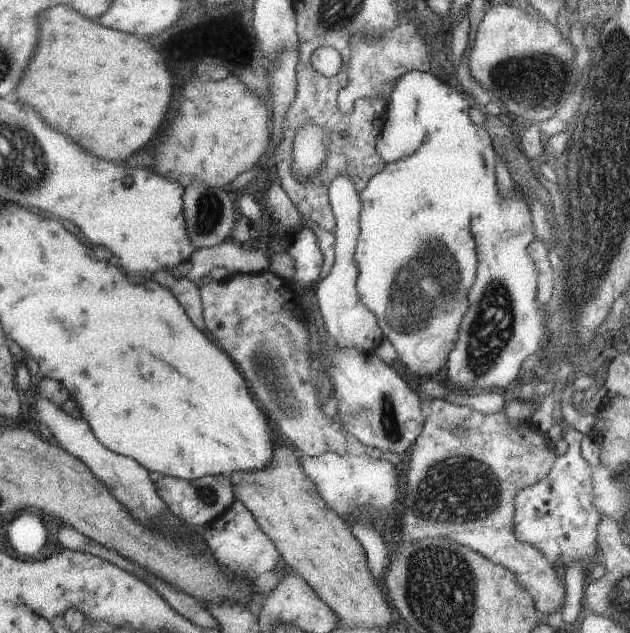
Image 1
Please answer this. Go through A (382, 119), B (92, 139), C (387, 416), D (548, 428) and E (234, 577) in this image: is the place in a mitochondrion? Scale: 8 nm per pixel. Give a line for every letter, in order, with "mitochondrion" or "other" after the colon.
A: other
B: other
C: mitochondrion
D: other
E: other

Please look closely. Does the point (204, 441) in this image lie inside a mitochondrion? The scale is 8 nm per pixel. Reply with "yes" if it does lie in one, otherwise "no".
no

